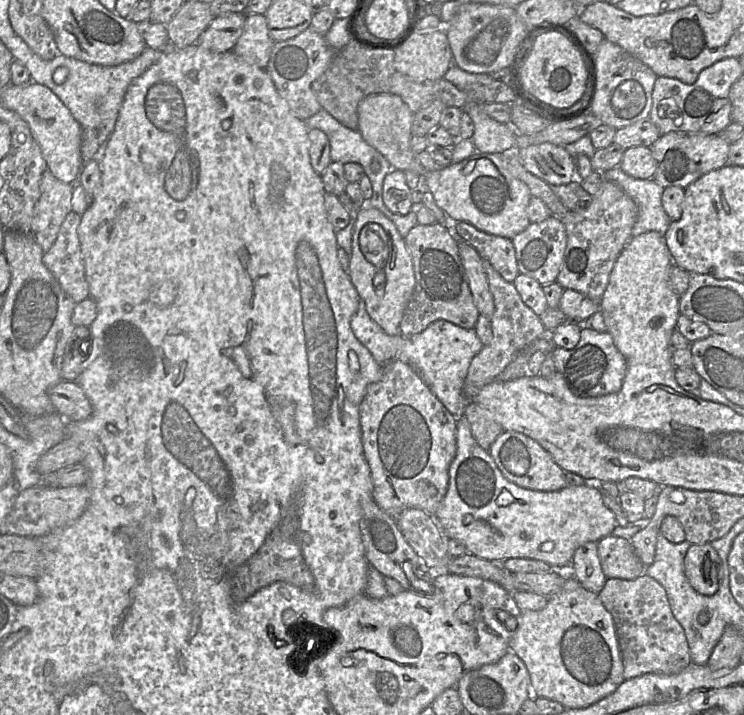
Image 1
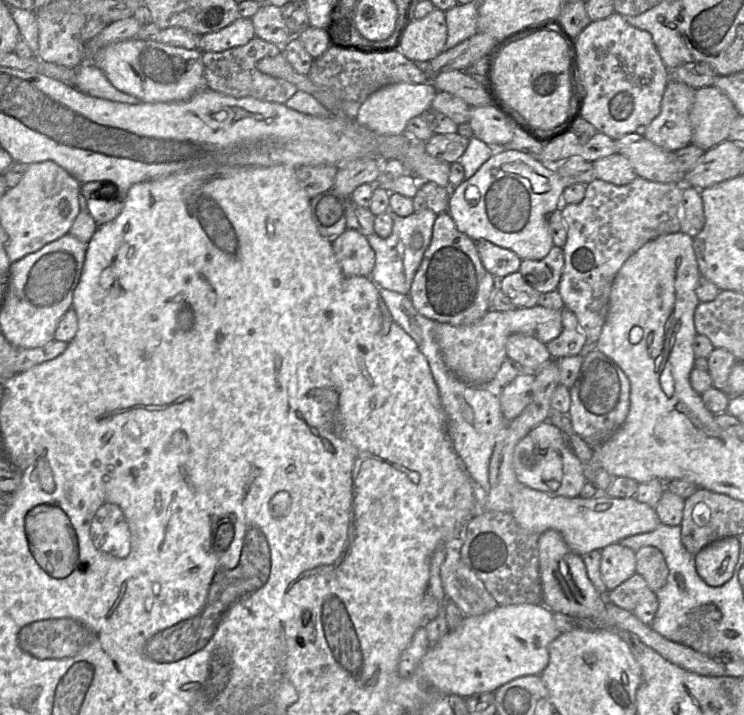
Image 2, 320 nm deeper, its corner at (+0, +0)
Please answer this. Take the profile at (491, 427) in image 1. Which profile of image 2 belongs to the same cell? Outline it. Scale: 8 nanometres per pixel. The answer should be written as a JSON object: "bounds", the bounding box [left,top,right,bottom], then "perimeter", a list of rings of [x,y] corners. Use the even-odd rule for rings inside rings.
{"bounds":[500,371,534,421],"perimeter":[[[522,371],[514,380],[502,387],[500,405],[506,421],[517,417],[531,402],[534,379],[533,371]]]}

